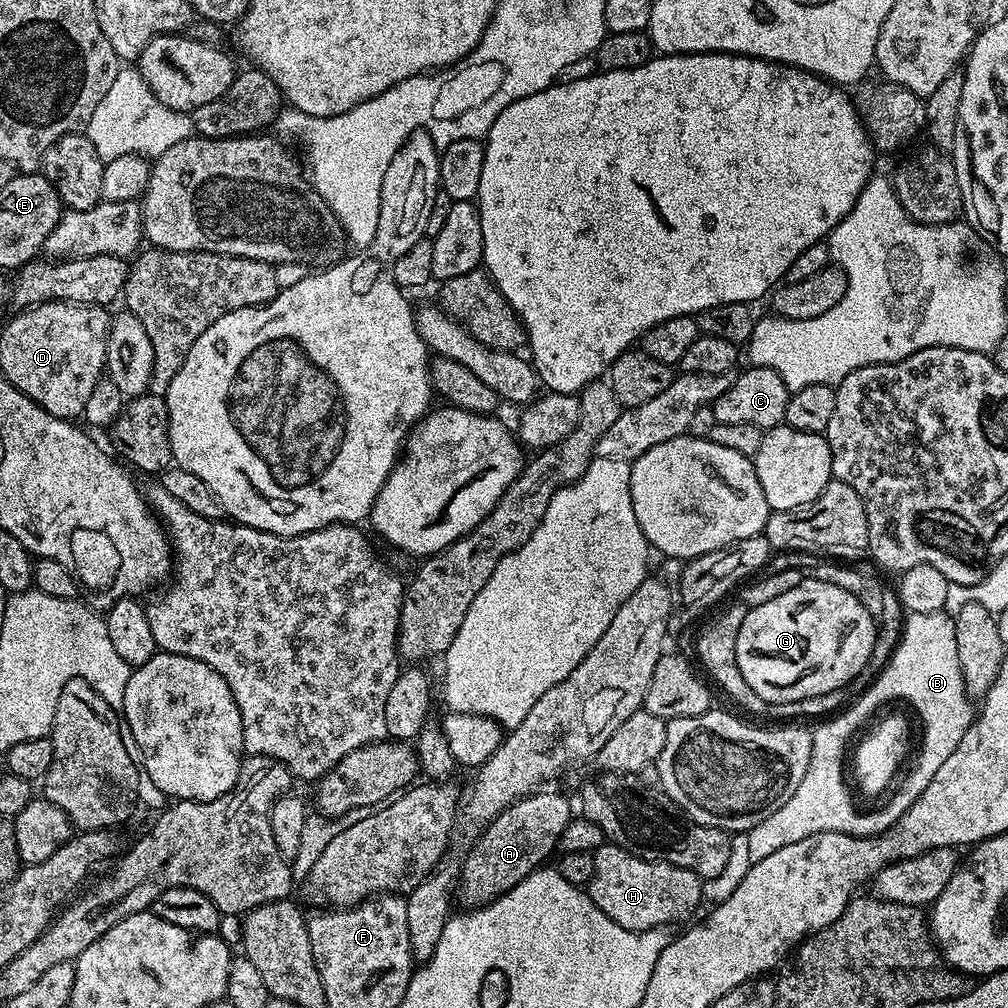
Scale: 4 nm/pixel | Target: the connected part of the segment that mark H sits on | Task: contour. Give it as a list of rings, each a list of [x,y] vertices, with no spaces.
[[[604,843],[592,853],[594,878],[586,885],[588,896],[618,926],[631,932],[664,928],[675,920],[684,920],[702,904],[701,877],[682,866],[661,860],[647,860],[630,854],[616,844]]]

